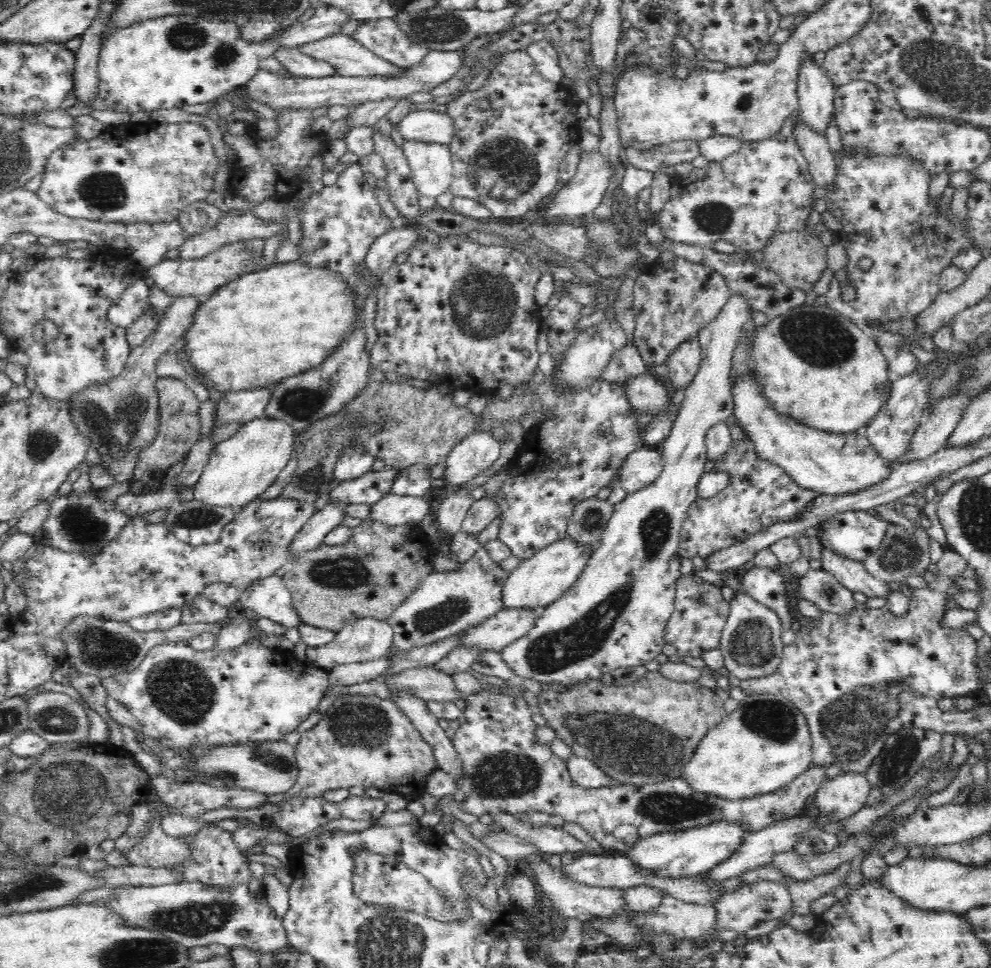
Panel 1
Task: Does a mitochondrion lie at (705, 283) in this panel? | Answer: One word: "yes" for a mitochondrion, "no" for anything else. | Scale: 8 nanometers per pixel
no

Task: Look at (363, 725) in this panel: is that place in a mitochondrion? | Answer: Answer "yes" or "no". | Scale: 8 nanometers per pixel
yes

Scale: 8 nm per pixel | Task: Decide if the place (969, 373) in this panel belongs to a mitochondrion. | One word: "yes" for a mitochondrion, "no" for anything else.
yes

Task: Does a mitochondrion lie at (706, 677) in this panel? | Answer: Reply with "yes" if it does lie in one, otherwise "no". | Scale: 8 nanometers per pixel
no

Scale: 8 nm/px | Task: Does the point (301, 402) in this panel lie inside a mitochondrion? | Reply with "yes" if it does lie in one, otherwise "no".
yes

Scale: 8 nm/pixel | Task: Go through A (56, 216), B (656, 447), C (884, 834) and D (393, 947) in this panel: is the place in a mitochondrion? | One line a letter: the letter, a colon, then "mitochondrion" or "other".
A: other
B: other
C: other
D: mitochondrion

